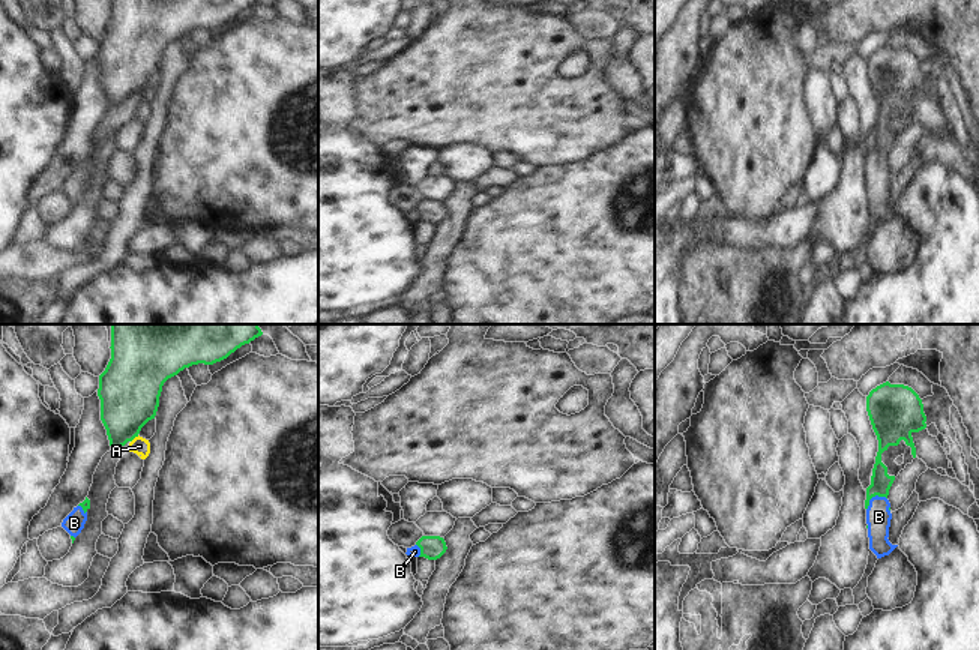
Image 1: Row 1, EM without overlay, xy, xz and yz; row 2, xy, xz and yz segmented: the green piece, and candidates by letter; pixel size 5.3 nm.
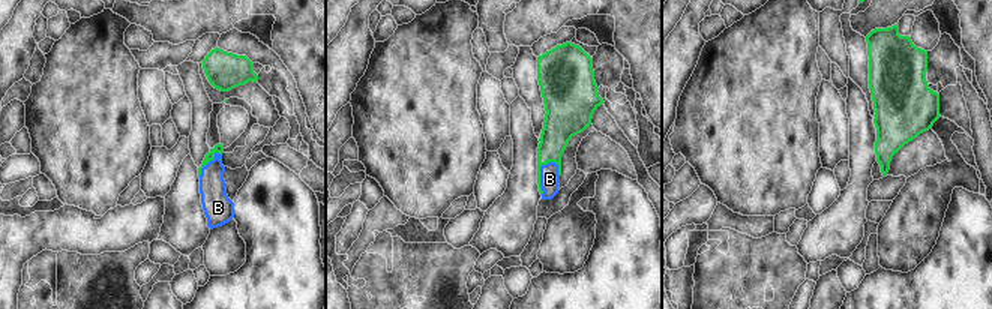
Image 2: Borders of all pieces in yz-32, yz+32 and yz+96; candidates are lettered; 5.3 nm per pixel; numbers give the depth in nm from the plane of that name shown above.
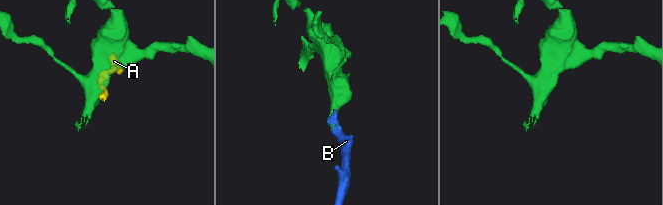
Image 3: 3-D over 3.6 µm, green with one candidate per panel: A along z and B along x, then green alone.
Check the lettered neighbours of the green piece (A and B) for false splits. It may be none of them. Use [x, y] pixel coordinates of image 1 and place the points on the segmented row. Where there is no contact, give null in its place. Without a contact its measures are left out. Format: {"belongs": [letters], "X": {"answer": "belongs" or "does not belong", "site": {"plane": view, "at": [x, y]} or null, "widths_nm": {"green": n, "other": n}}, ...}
{"belongs": ["B"], "A": {"answer": "does not belong", "site": {"plane": "xy", "at": [134, 437]}, "widths_nm": {"green": 320, "other": 90}}, "B": {"answer": "belongs", "site": {"plane": "yz", "at": [873, 496]}, "widths_nm": {"green": 110, "other": 130}}}

